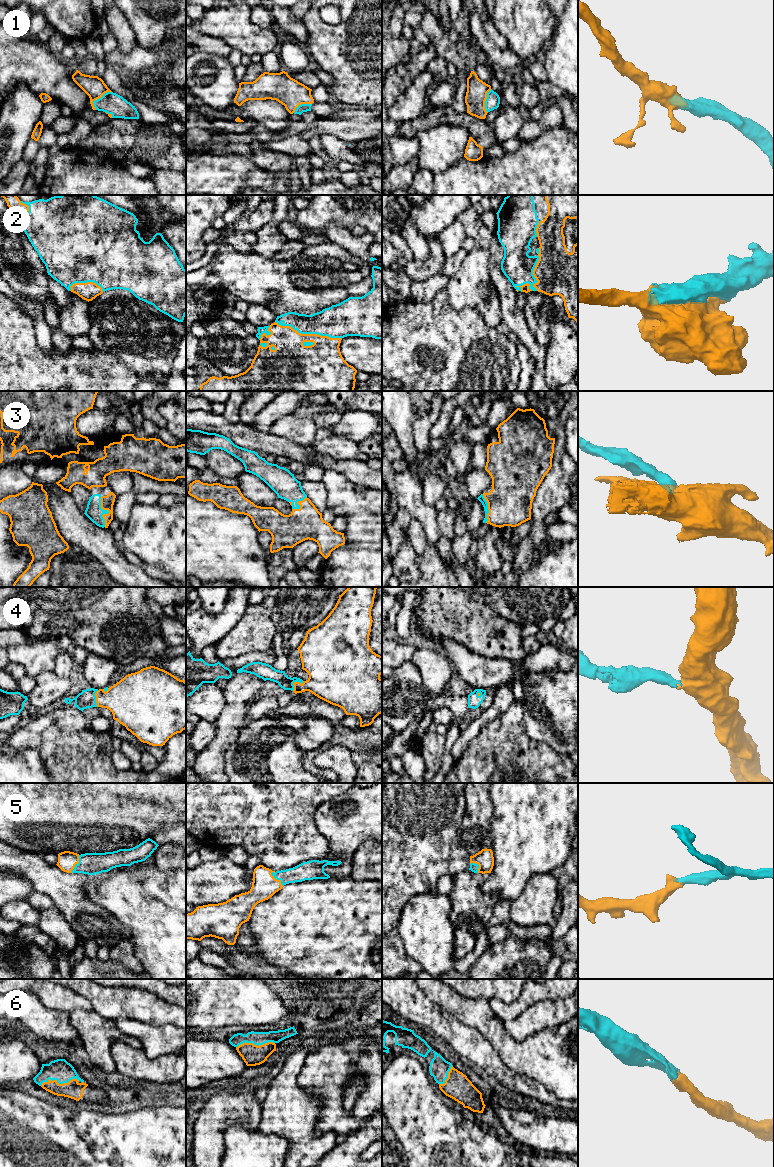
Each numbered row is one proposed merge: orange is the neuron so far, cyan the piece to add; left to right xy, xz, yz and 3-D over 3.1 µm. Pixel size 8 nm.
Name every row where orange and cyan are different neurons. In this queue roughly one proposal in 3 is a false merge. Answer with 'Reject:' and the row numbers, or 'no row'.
Reject: no row

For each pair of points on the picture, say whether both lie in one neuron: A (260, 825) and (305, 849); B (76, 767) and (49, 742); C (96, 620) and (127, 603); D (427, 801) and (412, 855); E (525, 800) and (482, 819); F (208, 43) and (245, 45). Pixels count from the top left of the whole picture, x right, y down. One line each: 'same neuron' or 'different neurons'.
A: same neuron
B: same neuron
C: same neuron
D: same neuron
E: different neurons
F: different neurons

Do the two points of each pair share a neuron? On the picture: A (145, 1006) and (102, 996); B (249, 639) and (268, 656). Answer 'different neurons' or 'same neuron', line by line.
A: same neuron
B: different neurons

